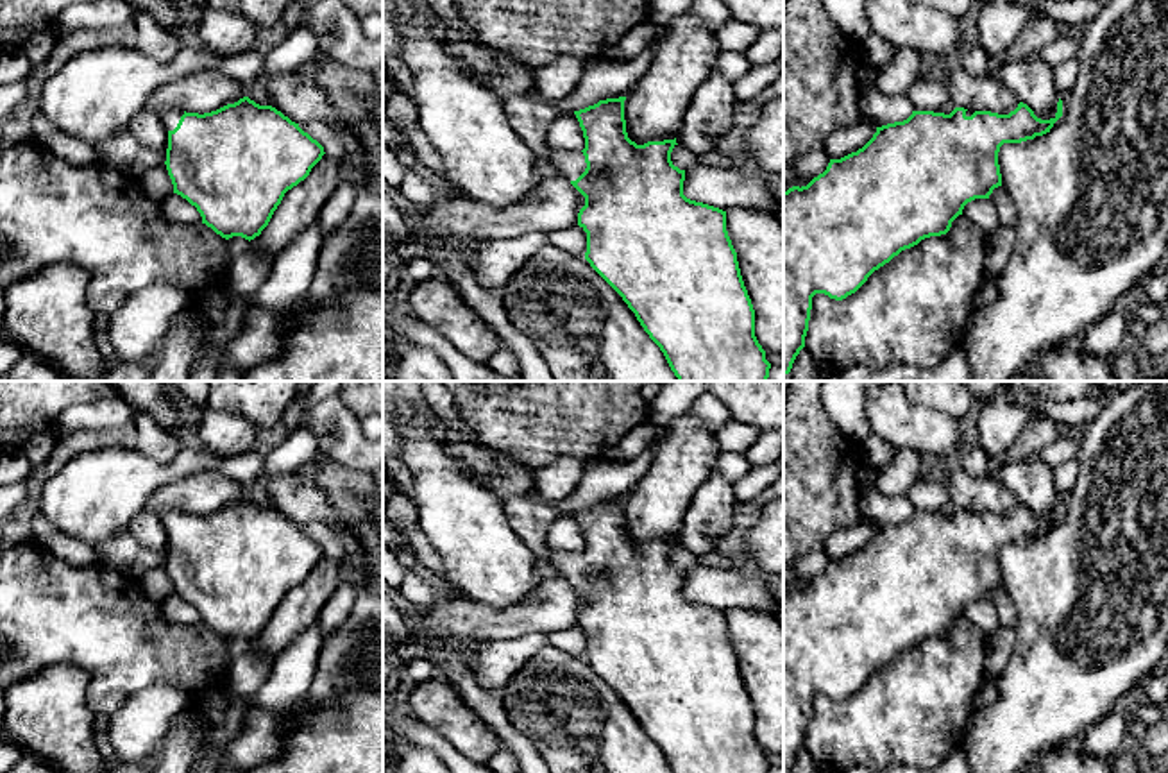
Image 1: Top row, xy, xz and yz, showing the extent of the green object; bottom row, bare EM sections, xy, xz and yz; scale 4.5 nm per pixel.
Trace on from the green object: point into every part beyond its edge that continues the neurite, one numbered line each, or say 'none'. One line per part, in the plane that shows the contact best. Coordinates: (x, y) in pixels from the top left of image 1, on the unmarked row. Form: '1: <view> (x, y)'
1: xz (571, 564)

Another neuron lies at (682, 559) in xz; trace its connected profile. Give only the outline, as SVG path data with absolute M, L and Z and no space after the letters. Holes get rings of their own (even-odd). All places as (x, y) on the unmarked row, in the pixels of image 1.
M674 546L673 553L671 553L671 562L674 567L678 567L680 571L690 571L698 565L701 565L701 560L698 555L687 551L681 546Z

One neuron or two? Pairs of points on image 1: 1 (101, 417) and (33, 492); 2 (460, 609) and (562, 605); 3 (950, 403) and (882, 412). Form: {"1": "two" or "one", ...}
{"1": "two", "2": "one", "3": "two"}

